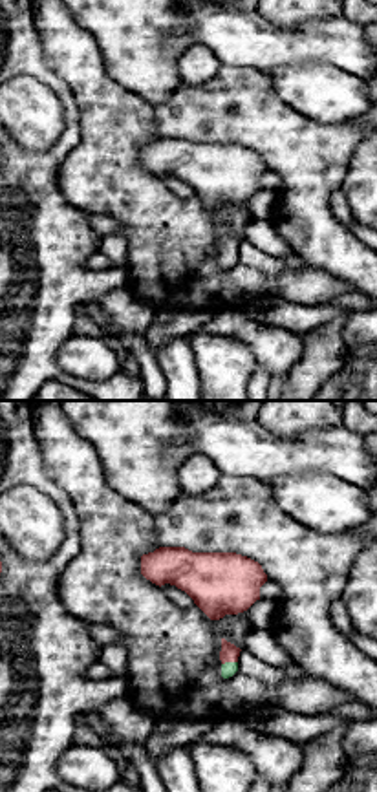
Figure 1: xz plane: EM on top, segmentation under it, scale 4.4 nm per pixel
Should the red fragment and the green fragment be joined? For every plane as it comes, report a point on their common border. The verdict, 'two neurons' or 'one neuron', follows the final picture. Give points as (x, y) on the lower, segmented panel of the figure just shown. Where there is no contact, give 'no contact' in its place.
(229, 661)

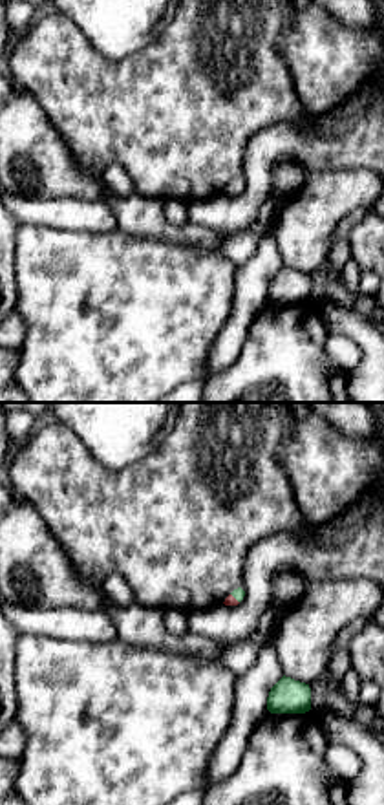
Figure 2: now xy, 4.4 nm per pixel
(234, 599)

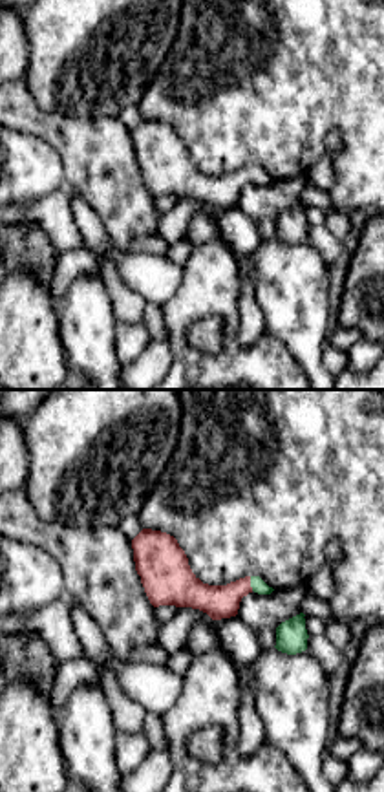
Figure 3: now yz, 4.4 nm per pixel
(249, 584)

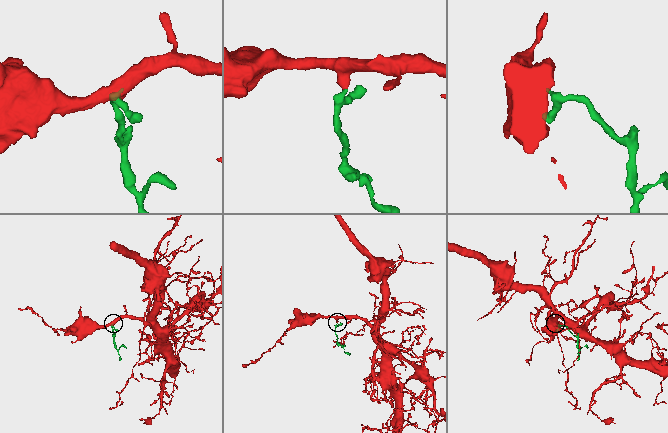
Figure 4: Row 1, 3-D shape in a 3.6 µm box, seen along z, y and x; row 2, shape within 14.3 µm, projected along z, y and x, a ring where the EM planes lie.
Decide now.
one neuron

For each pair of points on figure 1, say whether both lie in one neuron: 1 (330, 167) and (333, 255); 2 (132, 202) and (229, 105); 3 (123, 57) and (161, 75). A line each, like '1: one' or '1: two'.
1: one
2: two
3: one

